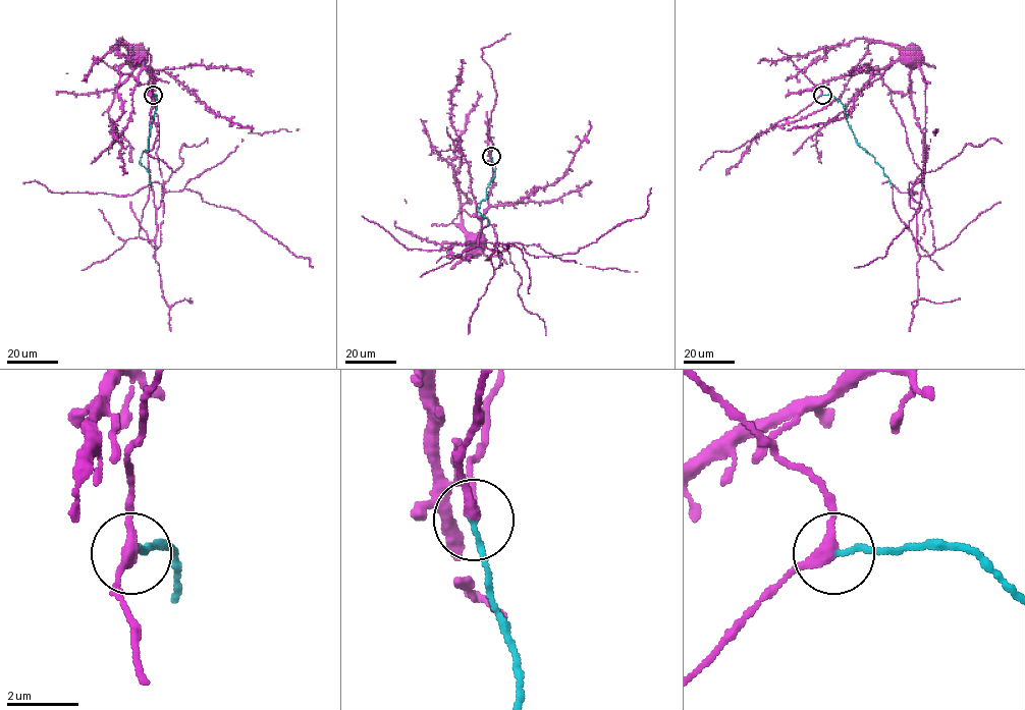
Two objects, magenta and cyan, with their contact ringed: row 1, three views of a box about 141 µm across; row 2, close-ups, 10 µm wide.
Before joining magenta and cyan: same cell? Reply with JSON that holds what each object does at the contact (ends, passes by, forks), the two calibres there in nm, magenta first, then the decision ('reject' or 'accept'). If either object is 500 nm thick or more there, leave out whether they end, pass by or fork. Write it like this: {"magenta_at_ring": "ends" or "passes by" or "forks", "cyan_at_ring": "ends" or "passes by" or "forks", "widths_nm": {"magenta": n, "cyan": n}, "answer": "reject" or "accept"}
{"magenta_at_ring": "passes by", "cyan_at_ring": "ends", "widths_nm": {"magenta": 280, "cyan": 180}, "answer": "accept"}

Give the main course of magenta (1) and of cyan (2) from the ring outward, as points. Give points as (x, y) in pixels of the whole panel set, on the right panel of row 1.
1: (822, 95), (817, 87), (824, 83), (886, 67), (906, 51)
2: (822, 95), (831, 95), (842, 103), (856, 143), (874, 157), (891, 184)

